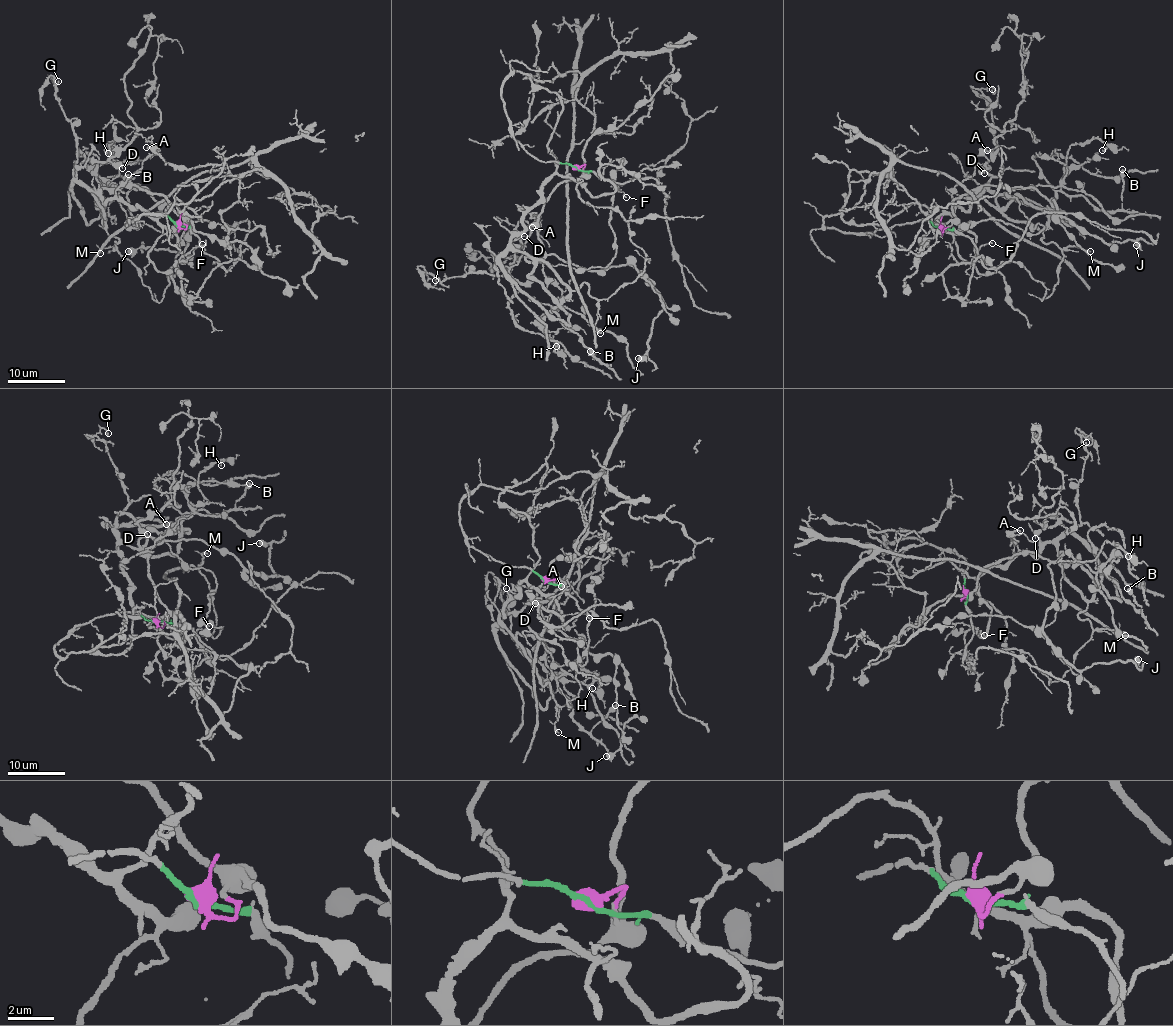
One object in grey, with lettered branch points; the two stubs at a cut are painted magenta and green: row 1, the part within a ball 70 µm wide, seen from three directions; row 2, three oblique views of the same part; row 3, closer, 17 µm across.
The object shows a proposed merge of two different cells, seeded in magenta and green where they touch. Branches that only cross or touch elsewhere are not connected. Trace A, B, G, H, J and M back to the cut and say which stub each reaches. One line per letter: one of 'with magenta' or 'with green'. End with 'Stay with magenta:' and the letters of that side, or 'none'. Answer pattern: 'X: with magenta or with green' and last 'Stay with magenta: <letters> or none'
A: with magenta
B: with magenta
G: with magenta
H: with magenta
J: with magenta
M: with magenta
Stay with magenta: A, B, G, H, J, M

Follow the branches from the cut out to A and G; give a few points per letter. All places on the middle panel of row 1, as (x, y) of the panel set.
A: (576, 168), (585, 164), (543, 206), (544, 255), (527, 261), (511, 243), (519, 209), (535, 216), (531, 227)
G: (576, 168), (585, 164), (543, 206), (542, 257), (509, 250), (498, 274), (431, 274), (427, 283), (435, 280)

